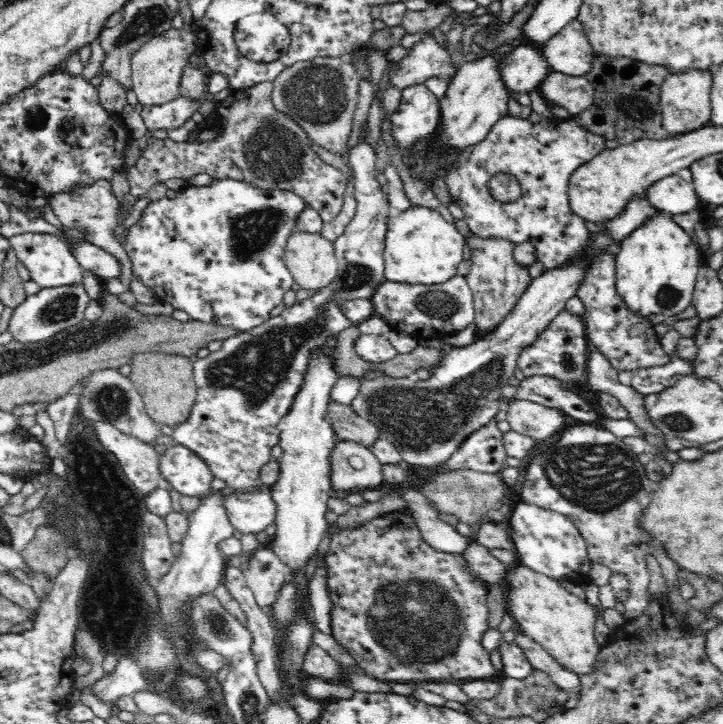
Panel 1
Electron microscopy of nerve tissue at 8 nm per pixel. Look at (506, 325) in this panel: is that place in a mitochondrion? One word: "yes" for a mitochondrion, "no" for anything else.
no

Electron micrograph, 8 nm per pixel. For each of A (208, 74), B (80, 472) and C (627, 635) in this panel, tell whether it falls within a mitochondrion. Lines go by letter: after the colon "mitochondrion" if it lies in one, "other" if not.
A: other
B: mitochondrion
C: other

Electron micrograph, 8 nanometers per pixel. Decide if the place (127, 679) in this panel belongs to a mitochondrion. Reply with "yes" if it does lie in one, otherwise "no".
no

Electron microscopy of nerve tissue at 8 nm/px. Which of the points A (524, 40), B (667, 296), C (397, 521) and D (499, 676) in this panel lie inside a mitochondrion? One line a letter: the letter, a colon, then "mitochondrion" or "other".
A: other
B: mitochondrion
C: other
D: other

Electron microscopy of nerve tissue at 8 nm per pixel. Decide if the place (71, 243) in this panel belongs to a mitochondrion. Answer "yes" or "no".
no

